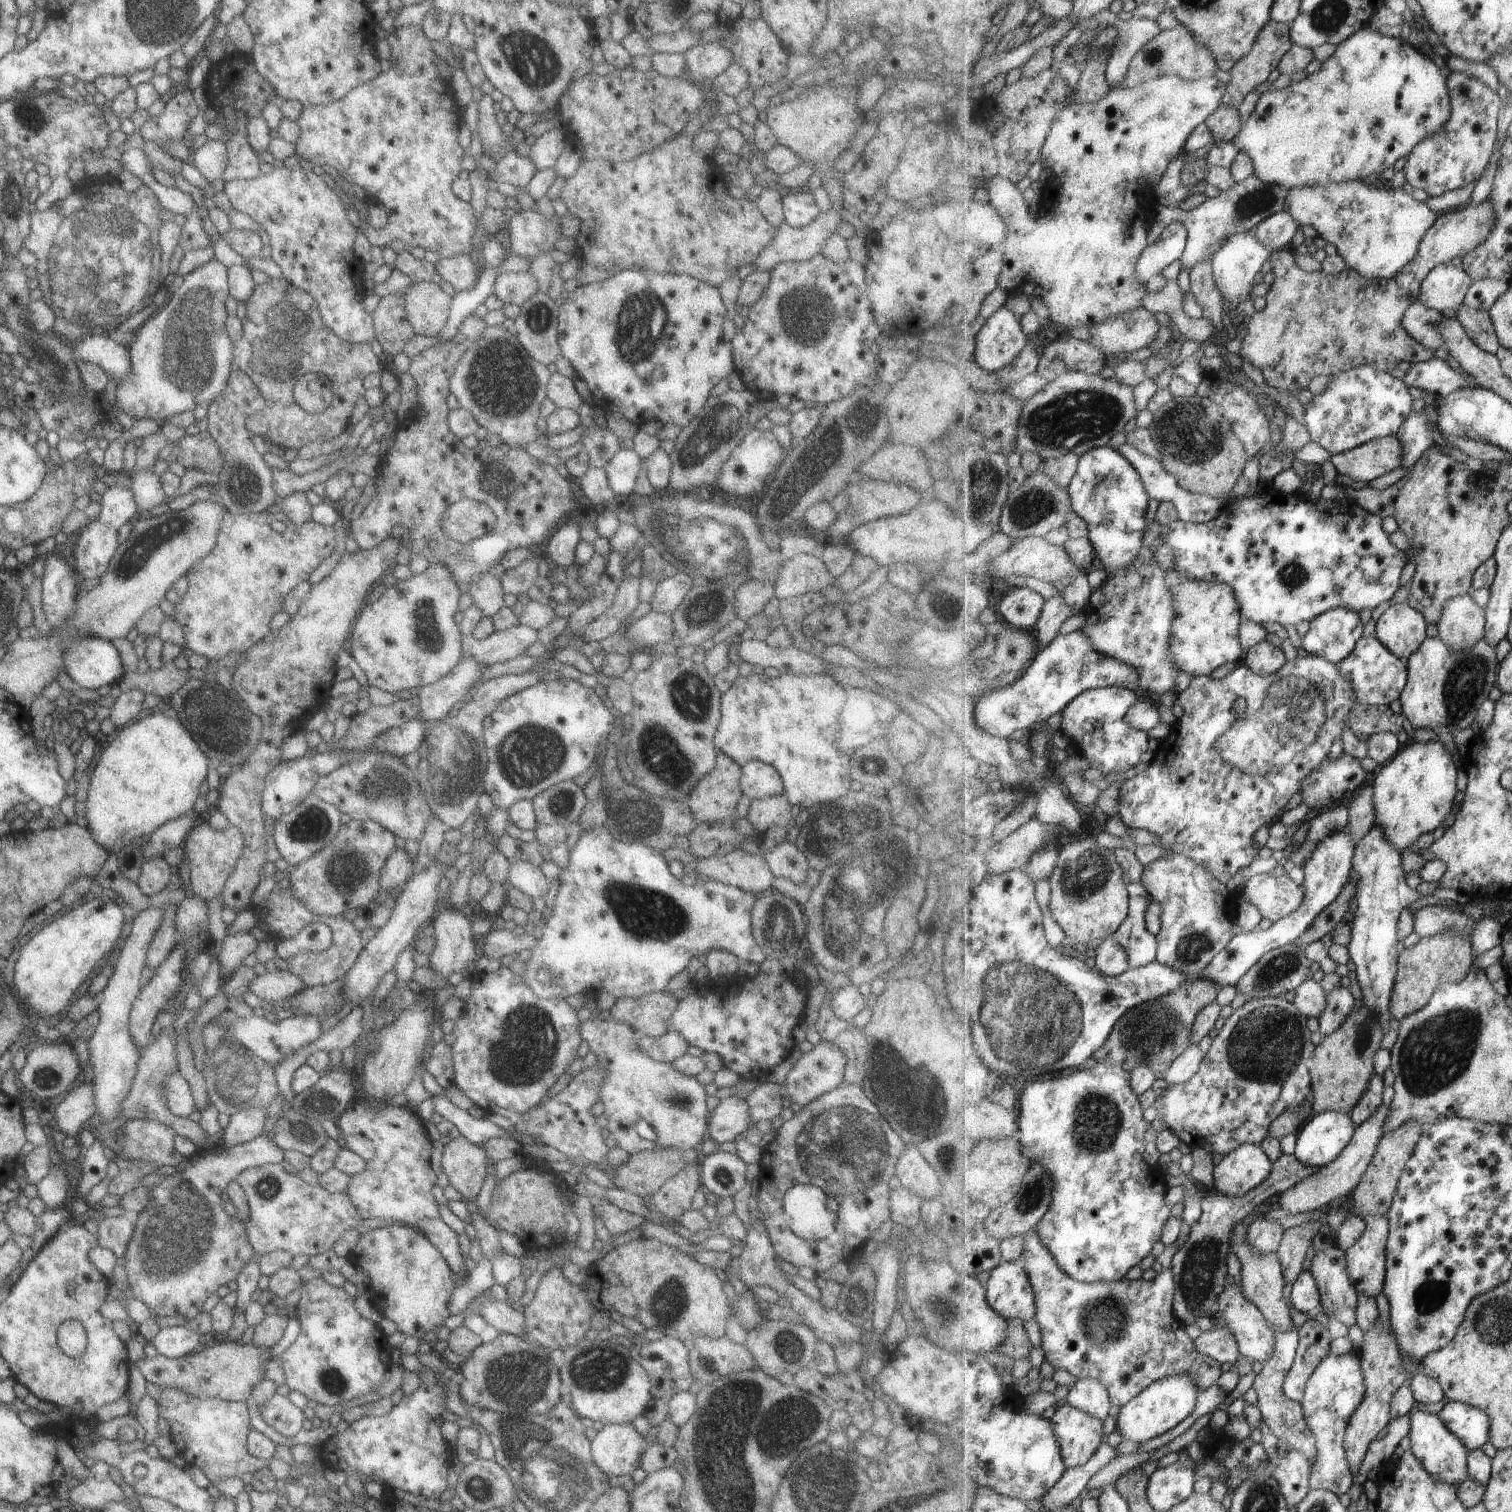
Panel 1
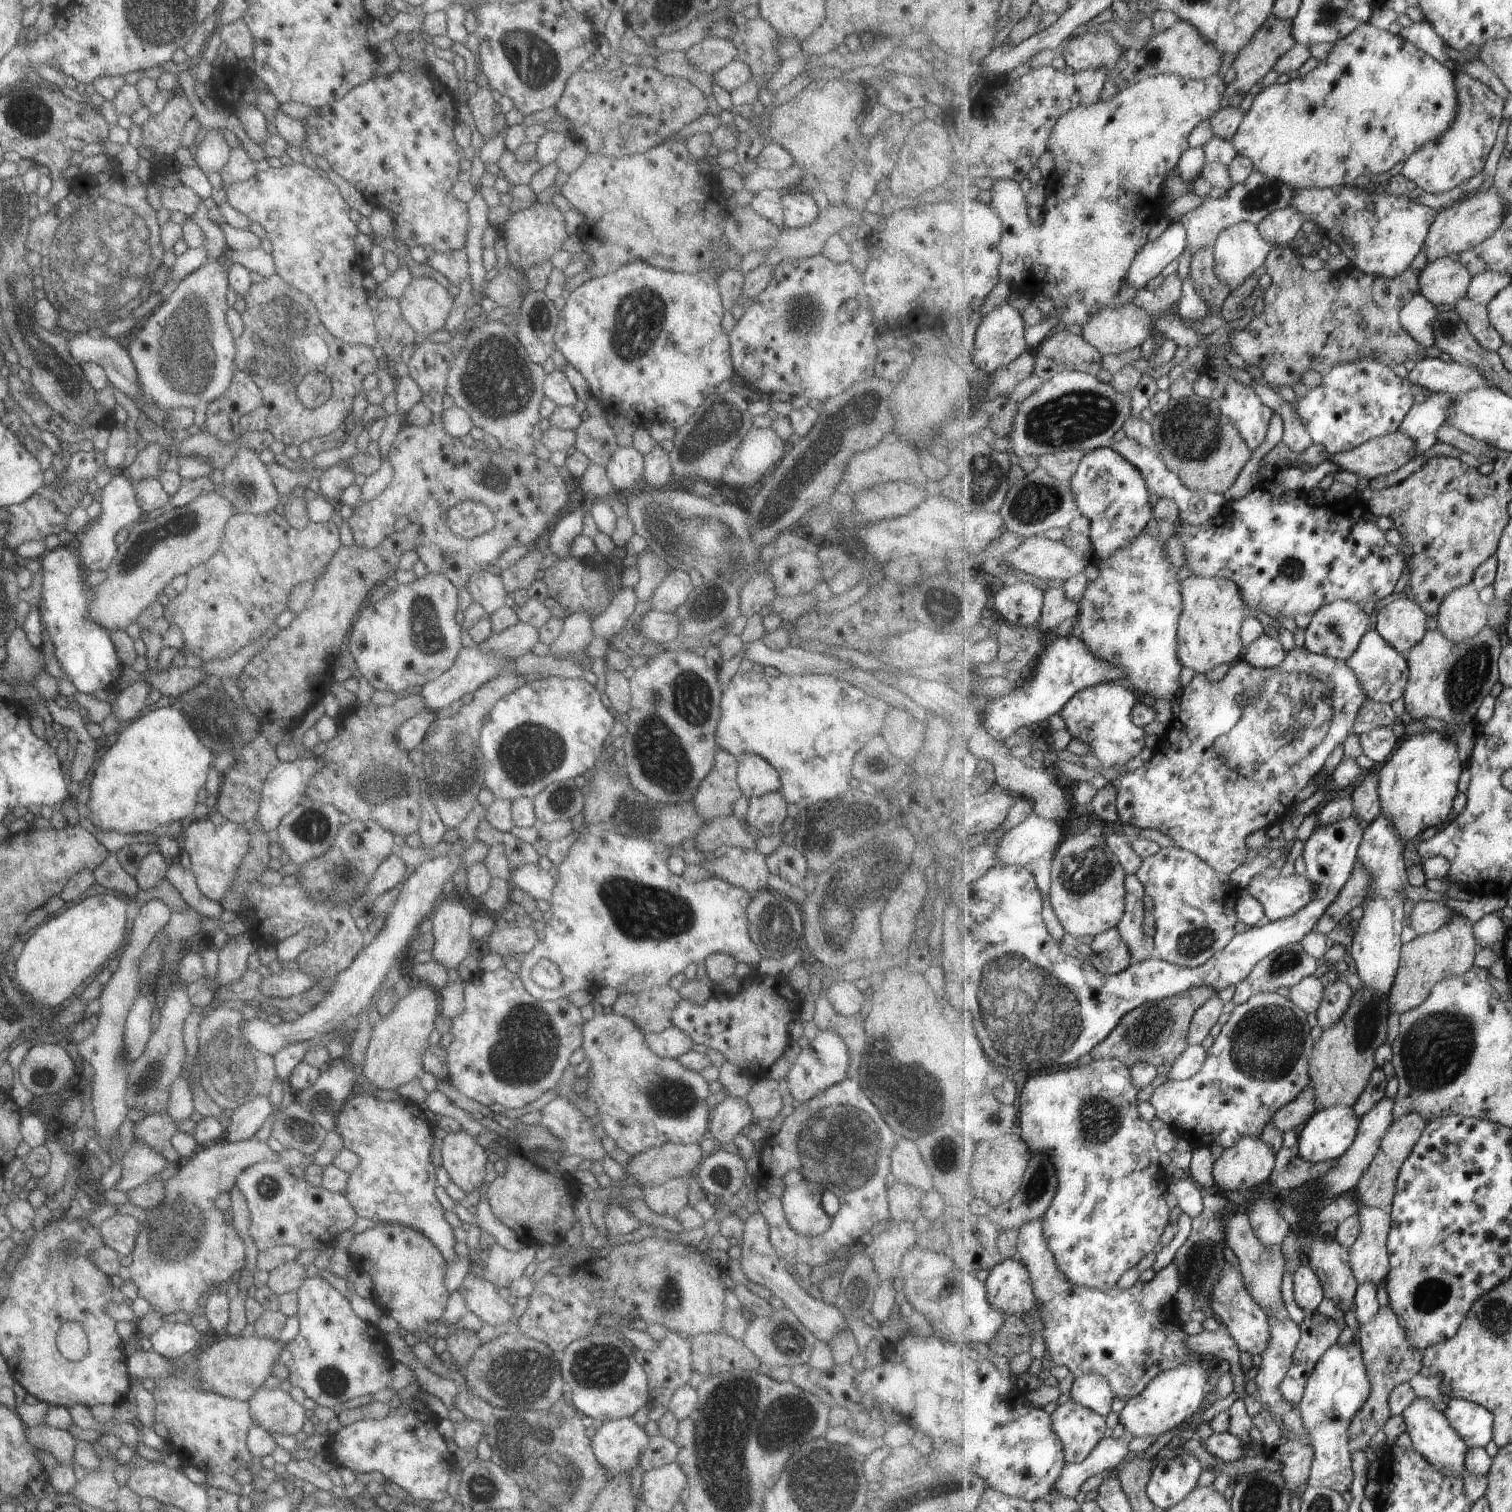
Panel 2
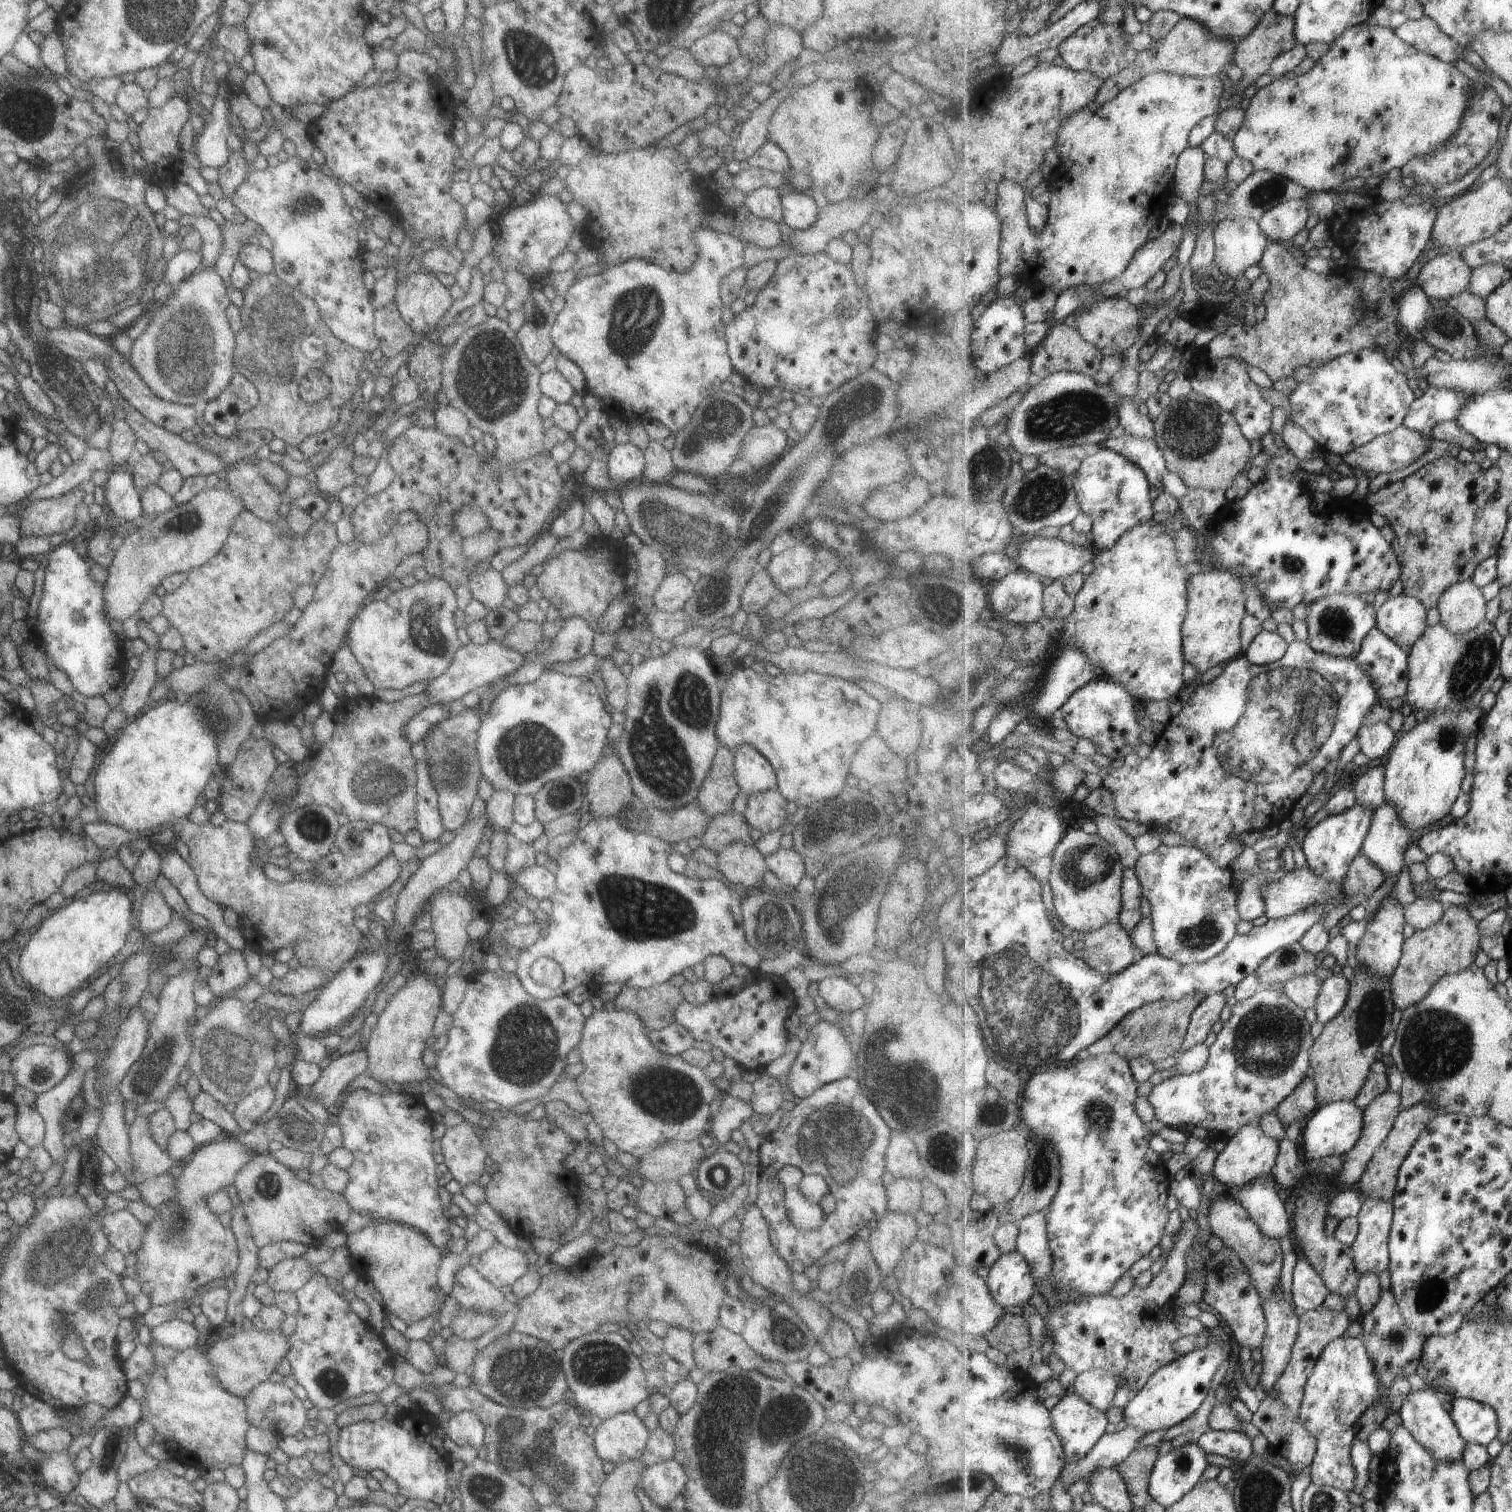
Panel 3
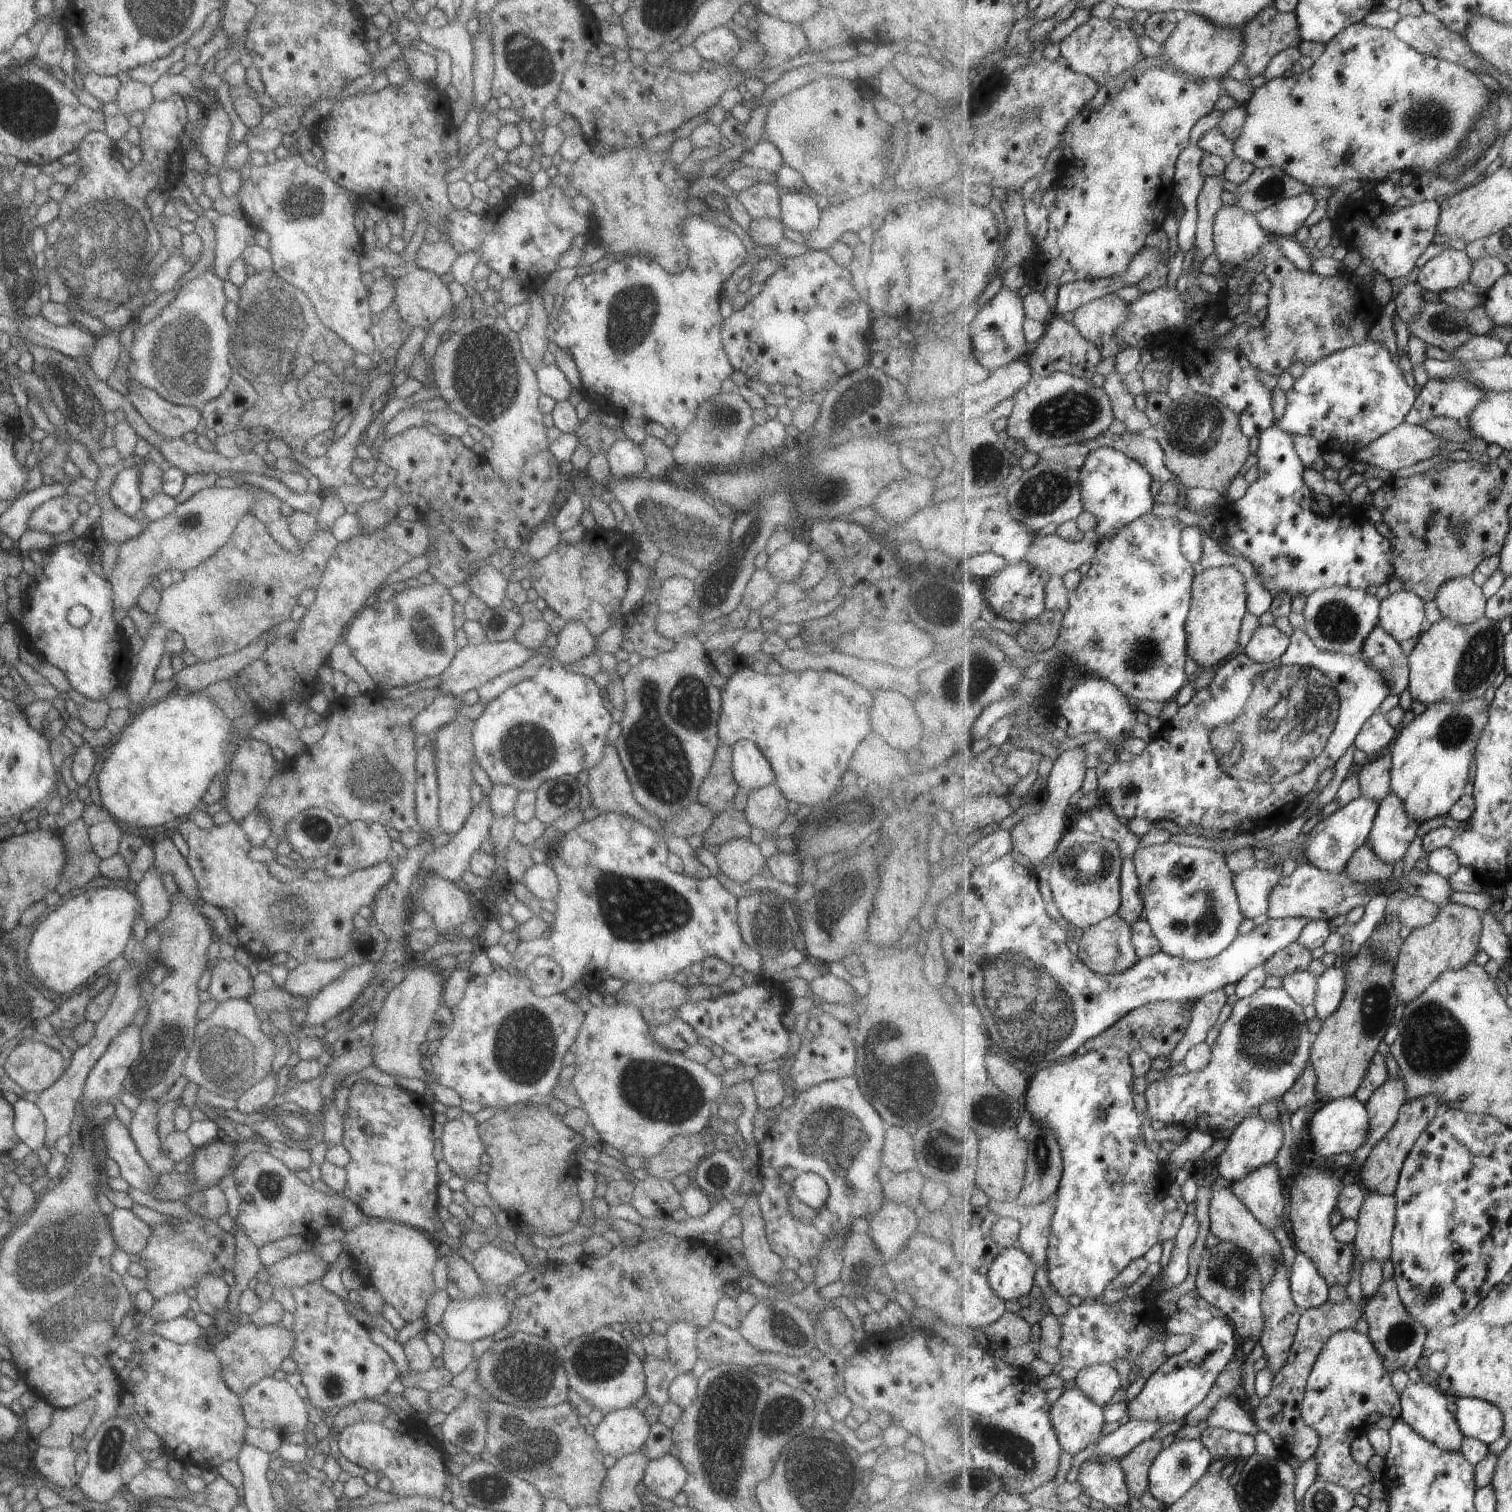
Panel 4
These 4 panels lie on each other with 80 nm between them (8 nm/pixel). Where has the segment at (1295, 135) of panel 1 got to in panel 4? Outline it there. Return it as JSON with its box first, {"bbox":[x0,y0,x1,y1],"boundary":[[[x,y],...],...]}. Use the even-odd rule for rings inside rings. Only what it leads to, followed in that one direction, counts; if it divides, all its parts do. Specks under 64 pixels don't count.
{"bbox":[1234,23,1493,193],"boundary":[[[1357,23],[1348,26],[1331,43],[1328,43],[1325,52],[1317,60],[1314,60],[1312,67],[1307,71],[1300,75],[1292,74],[1290,77],[1277,77],[1268,80],[1263,86],[1255,89],[1251,100],[1245,106],[1248,117],[1242,128],[1242,133],[1234,142],[1234,151],[1237,157],[1254,164],[1257,169],[1280,168],[1295,180],[1305,183],[1311,189],[1318,189],[1321,193],[1327,193],[1336,186],[1349,182],[1349,180],[1371,180],[1377,184],[1388,179],[1387,176],[1395,170],[1399,170],[1401,173],[1413,173],[1419,167],[1423,167],[1430,173],[1437,170],[1446,160],[1452,159],[1460,151],[1467,133],[1473,128],[1476,120],[1480,119],[1480,116],[1484,115],[1484,112],[1489,108],[1493,93],[1464,65],[1420,53],[1401,40],[1394,29],[1389,30]]]}

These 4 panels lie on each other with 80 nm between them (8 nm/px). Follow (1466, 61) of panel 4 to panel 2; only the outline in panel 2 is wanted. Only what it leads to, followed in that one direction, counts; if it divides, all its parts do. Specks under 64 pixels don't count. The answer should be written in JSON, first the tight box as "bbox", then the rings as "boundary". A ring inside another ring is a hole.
{"bbox":[1399,20,1449,63],"boundary":[[[1427,20],[1415,22],[1407,28],[1402,28],[1399,35],[1404,40],[1415,44],[1418,50],[1428,53],[1429,56],[1433,56],[1435,60],[1439,60],[1441,63],[1449,59],[1445,53],[1449,44],[1445,42],[1445,38],[1441,38],[1441,34],[1437,32],[1435,26],[1432,26]]]}

